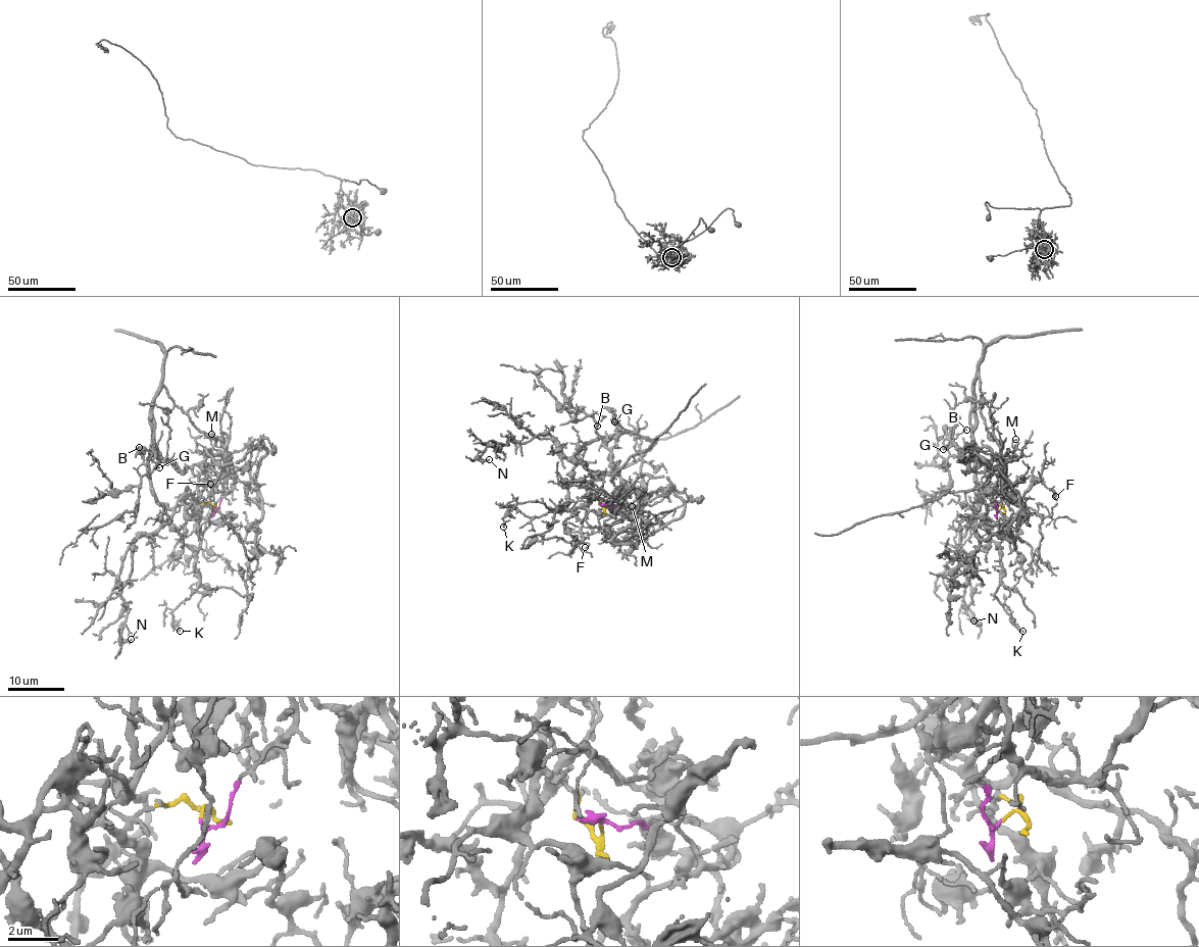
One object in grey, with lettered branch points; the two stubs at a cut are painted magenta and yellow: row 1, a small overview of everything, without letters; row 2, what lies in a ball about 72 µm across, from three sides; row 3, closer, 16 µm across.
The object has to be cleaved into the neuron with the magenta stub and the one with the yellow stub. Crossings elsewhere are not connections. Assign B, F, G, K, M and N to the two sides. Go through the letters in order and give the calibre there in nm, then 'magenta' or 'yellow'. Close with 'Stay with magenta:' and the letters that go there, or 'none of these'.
B: calibre 140 nm; yellow
F: calibre 120 nm; magenta
G: calibre 200 nm; yellow
K: calibre 130 nm; yellow
M: calibre 120 nm; magenta
N: calibre 160 nm; yellow
Stay with magenta: F, M

